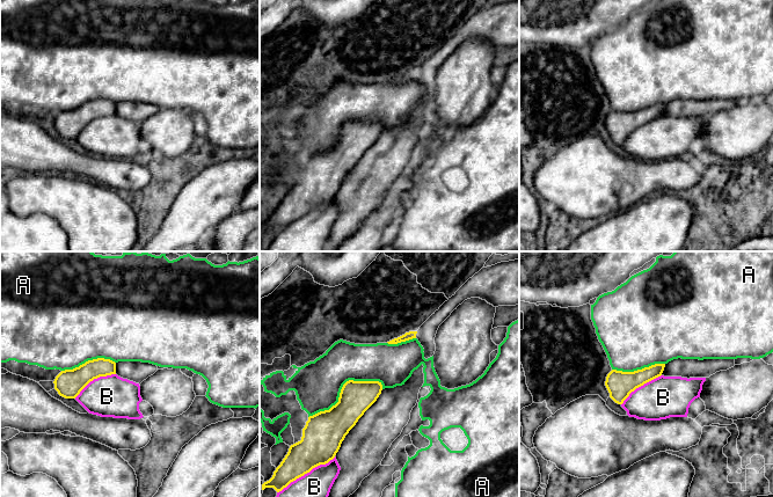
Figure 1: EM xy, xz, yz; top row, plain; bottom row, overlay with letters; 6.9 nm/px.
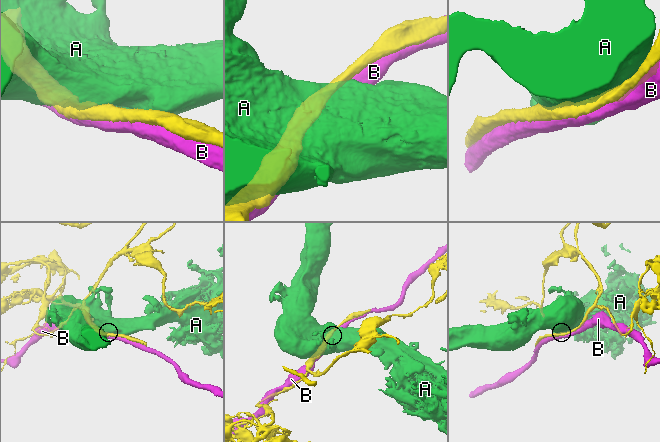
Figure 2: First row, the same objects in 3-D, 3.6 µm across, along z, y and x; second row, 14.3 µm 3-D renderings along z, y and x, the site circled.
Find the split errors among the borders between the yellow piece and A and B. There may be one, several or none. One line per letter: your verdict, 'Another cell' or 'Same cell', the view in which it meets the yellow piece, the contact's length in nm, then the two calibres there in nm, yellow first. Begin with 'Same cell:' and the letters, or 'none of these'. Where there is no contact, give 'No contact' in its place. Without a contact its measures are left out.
Same cell: none of these
A: Another cell. Touches yellow in xz. Shared border 550 nm. Thickness 220 nm (yellow) against 320 nm
B: Another cell. Touches yellow in xz. Shared border 480 nm. Thickness 280 nm (yellow) against 340 nm

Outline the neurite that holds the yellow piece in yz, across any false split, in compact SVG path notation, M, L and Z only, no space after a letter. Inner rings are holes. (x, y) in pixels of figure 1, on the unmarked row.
M655 104L634 112L612 110L605 122L610 138L618 145L622 145L636 129L658 118L664 111L665 104Z

